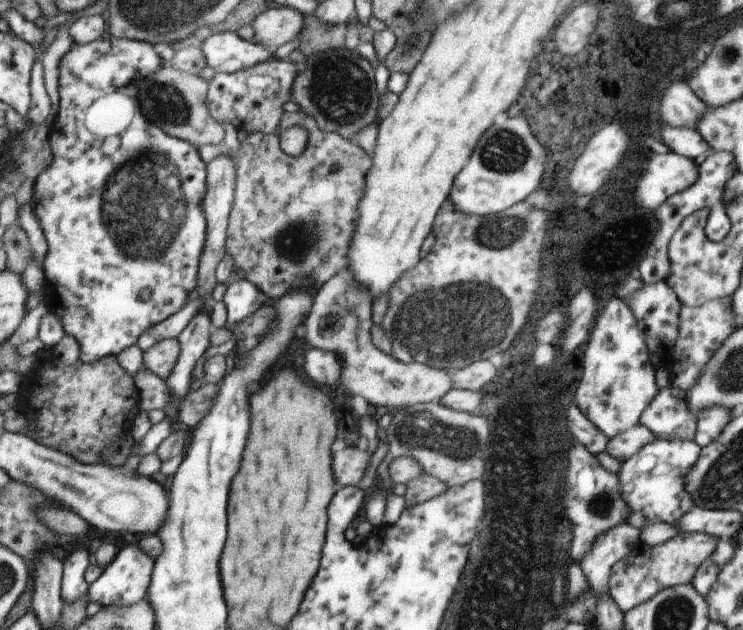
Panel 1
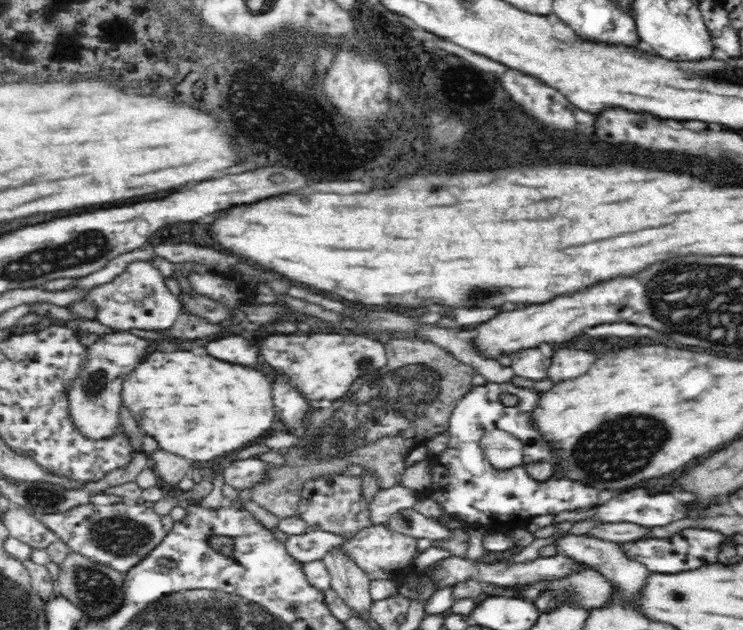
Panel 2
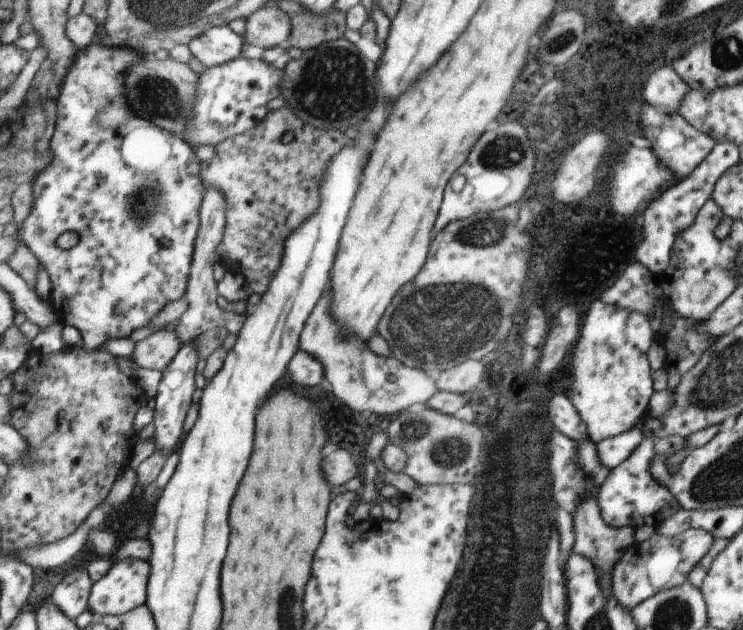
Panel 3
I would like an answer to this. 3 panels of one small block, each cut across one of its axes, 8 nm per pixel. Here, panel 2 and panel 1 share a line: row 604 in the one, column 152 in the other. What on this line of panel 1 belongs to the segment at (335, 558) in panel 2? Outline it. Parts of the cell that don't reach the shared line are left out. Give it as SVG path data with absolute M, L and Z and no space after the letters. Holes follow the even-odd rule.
M163 340L145 354L145 368L159 374L163 380L169 380L177 368L181 356L179 340Z

